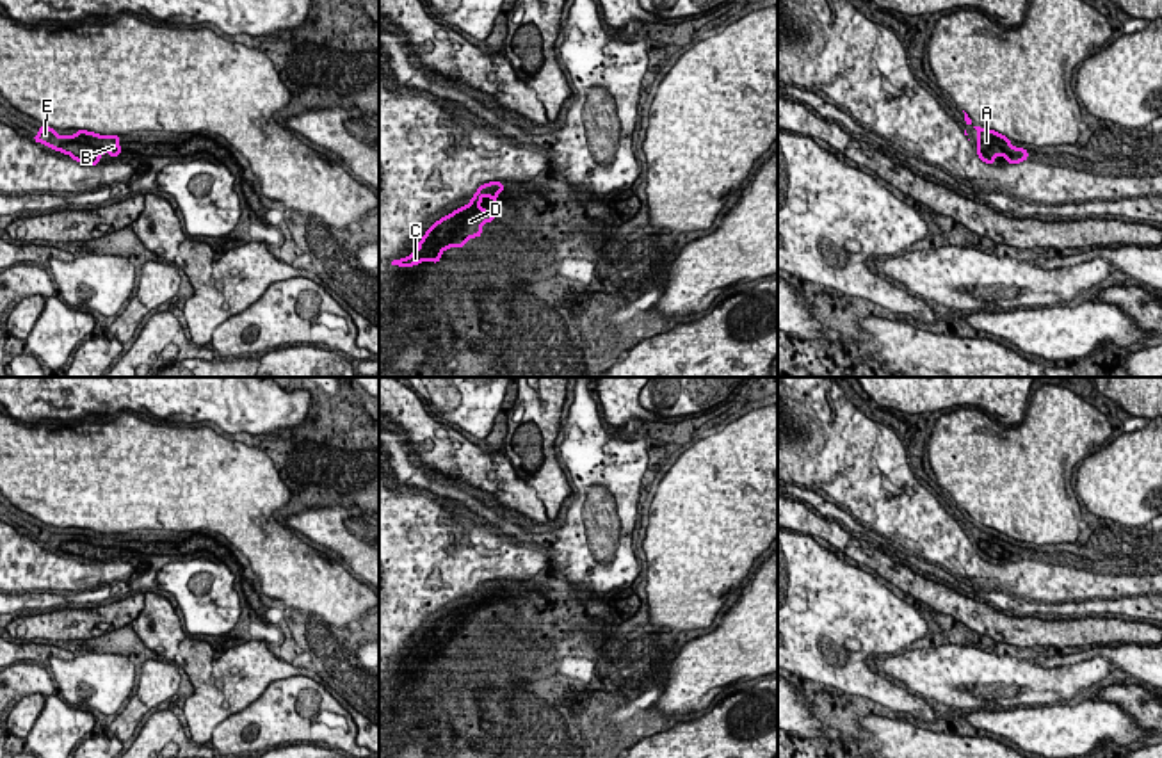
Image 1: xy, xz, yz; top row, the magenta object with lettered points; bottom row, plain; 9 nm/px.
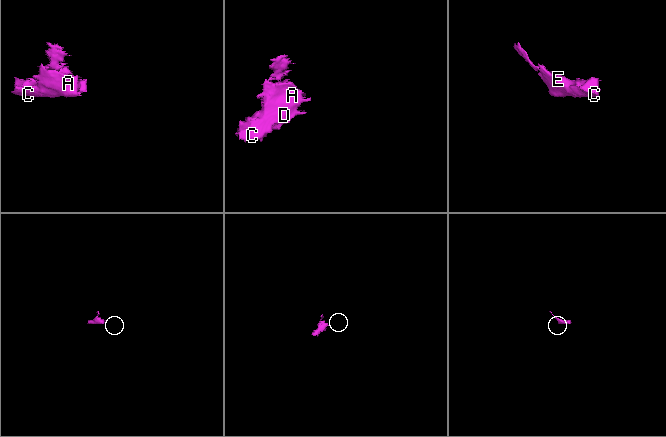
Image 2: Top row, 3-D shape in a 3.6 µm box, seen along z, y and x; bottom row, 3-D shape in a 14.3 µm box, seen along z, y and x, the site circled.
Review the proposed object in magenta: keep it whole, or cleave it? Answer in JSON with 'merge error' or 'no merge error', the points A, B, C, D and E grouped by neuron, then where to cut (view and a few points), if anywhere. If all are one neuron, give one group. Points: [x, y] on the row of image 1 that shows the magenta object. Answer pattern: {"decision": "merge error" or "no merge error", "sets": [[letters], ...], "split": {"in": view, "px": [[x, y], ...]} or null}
{"decision": "no merge error", "sets": [["A", "B", "C", "D", "E"]], "split": null}

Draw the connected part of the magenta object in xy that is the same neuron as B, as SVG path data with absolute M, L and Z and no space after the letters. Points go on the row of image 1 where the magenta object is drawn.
M41 125L37 135L32 137L37 144L43 142L50 149L69 155L82 165L100 165L100 157L121 157L121 135L100 135L87 130L77 130L75 135L59 135L52 126Z

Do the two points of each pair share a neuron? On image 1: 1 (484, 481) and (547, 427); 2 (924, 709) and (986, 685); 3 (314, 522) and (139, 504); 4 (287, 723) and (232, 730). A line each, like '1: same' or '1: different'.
1: different
2: different
3: different
4: same

